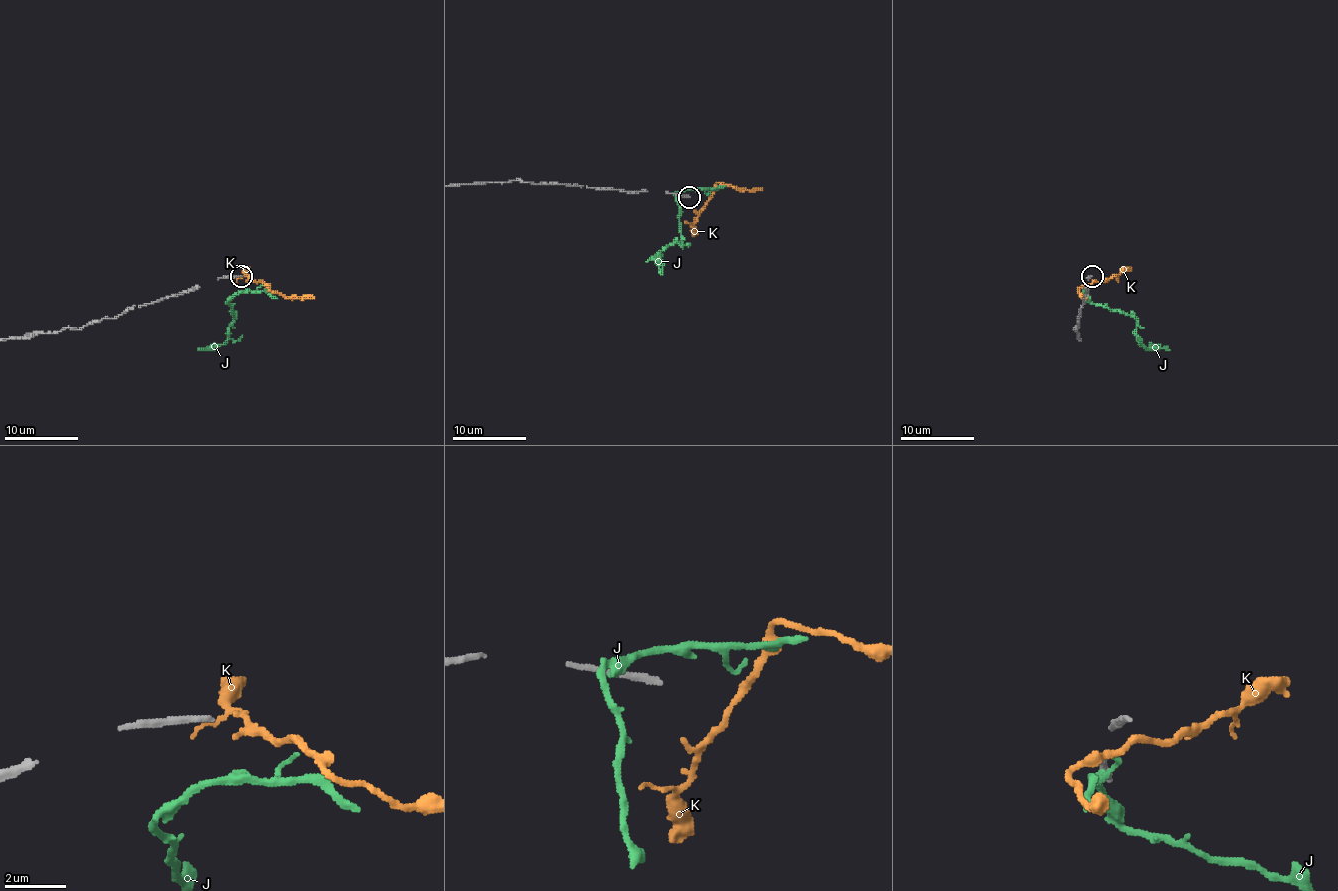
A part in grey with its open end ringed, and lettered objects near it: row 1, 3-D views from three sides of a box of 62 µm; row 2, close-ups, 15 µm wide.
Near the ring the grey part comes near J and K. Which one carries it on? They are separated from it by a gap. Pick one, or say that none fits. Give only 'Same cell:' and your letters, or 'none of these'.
Same cell: none of these

